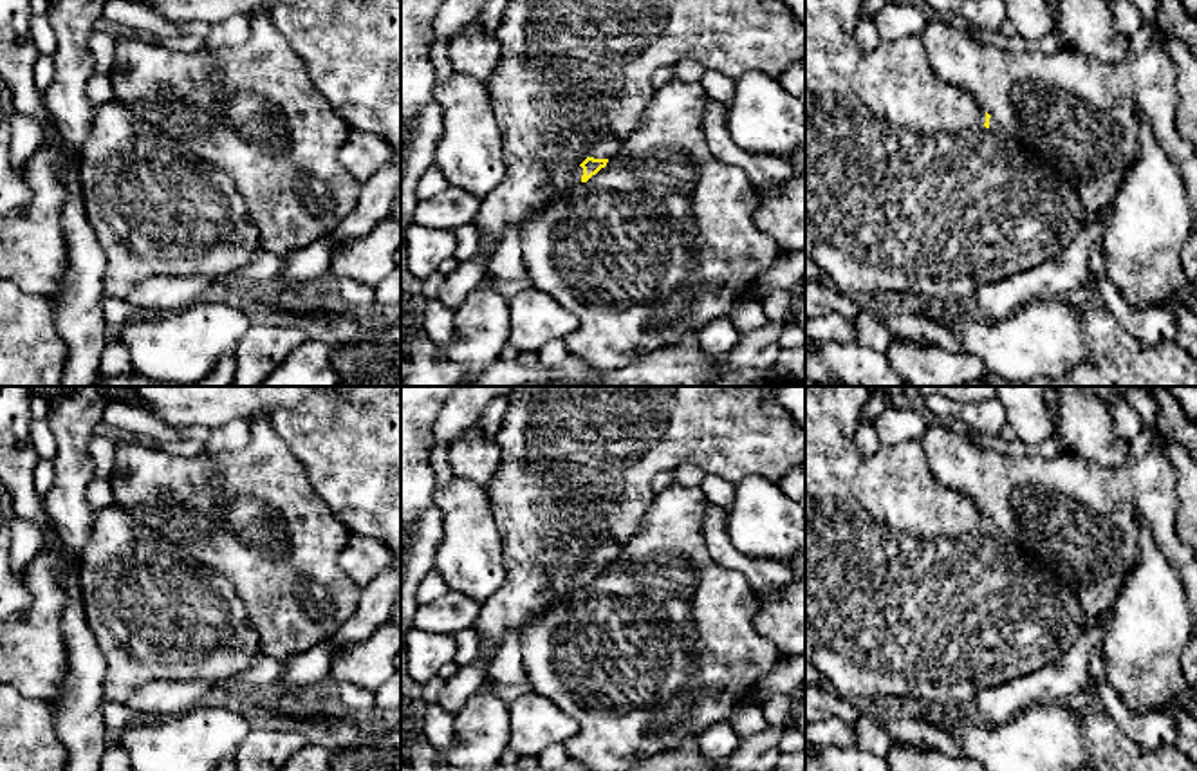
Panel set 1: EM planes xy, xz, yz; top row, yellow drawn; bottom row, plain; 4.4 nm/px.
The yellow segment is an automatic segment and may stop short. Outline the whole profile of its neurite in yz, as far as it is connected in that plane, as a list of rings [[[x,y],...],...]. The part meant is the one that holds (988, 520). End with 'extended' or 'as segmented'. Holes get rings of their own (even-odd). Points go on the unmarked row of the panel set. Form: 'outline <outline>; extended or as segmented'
outline [[[805,386],[805,661],[843,699],[895,697],[901,702],[921,701],[930,710],[955,713],[980,692],[1036,672],[1067,652],[1083,632],[1081,603],[1072,589],[984,516],[971,498],[935,480],[921,439],[879,444],[874,455],[863,455],[856,444],[856,430],[859,410],[870,394],[870,386]]]; extended

